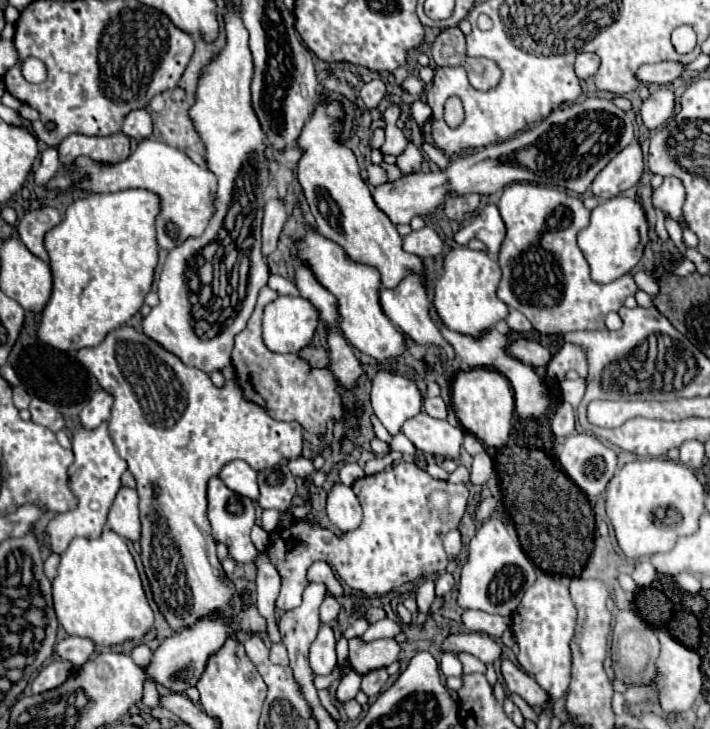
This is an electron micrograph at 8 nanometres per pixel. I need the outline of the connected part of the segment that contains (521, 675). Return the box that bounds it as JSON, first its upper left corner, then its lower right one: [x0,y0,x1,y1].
[502,659,548,707]

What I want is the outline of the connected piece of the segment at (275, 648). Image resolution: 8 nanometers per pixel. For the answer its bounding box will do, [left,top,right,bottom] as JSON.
[270,643,288,665]

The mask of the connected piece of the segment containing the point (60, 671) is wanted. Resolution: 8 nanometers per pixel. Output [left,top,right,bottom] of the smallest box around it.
[32,661,70,695]

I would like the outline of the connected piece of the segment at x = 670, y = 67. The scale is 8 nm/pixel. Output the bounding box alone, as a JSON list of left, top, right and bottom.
[638,61,686,85]

